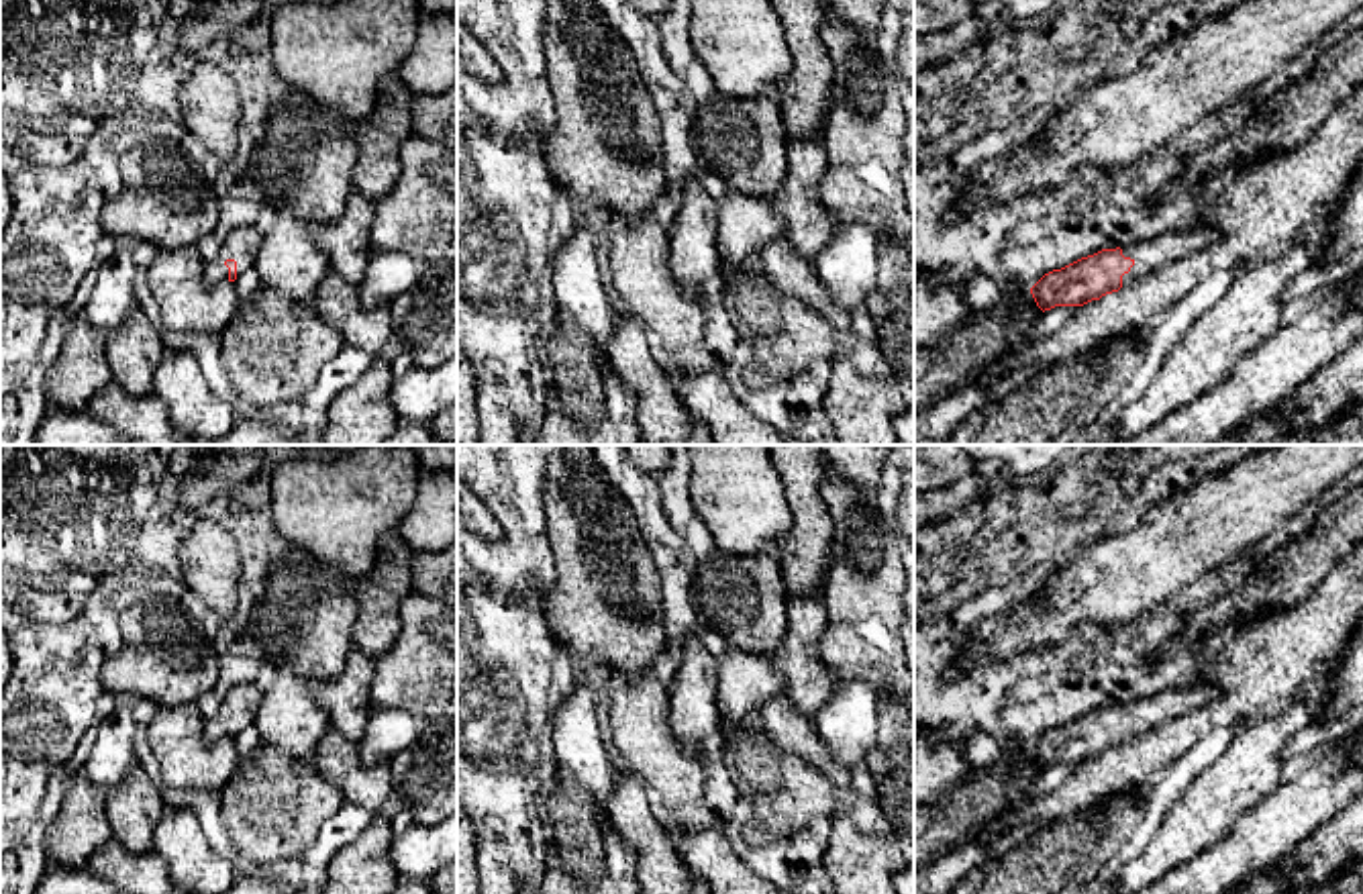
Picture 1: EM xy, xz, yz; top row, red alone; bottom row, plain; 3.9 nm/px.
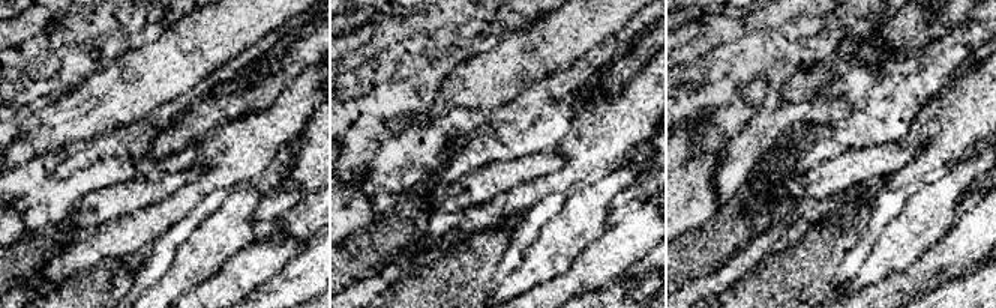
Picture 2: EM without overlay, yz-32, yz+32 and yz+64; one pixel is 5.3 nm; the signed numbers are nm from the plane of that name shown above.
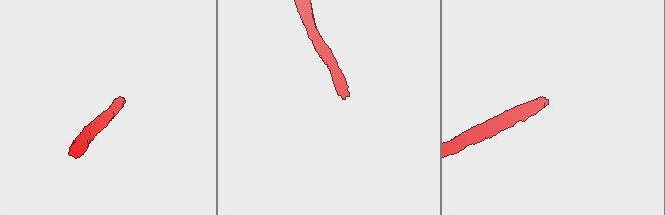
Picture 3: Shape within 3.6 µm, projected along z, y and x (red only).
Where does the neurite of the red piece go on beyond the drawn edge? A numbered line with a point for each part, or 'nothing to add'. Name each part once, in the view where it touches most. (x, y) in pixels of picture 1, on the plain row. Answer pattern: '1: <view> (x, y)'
1: yz (1151, 711)

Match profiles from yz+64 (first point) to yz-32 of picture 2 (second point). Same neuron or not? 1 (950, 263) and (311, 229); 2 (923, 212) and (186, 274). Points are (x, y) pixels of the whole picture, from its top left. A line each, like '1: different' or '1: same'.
1: different
2: same

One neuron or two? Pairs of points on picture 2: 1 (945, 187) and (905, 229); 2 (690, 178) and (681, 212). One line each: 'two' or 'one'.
1: one
2: one

